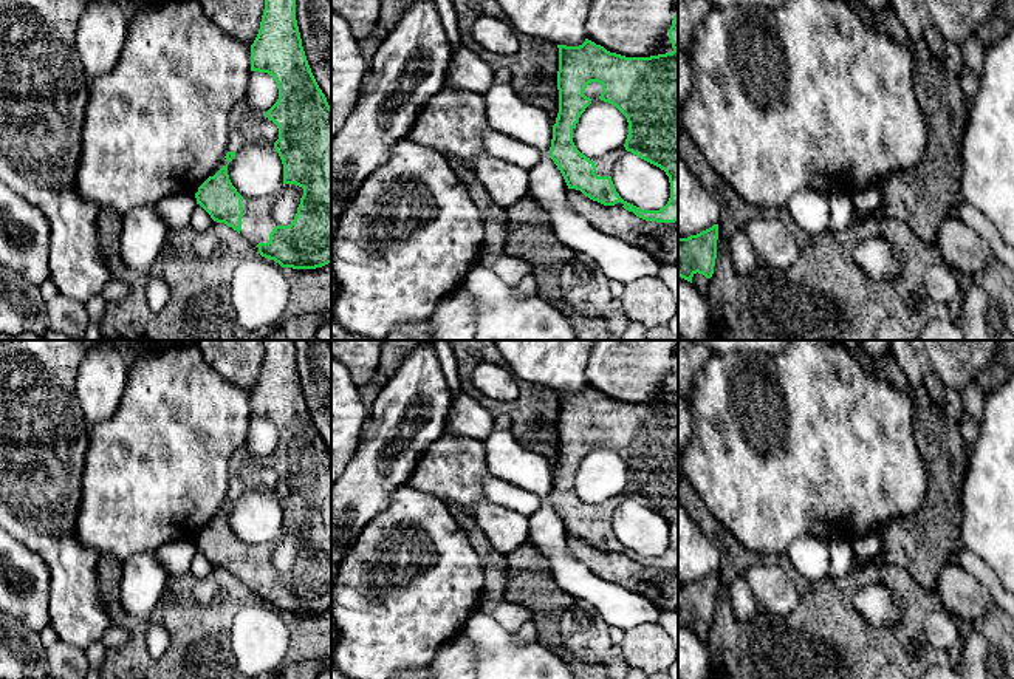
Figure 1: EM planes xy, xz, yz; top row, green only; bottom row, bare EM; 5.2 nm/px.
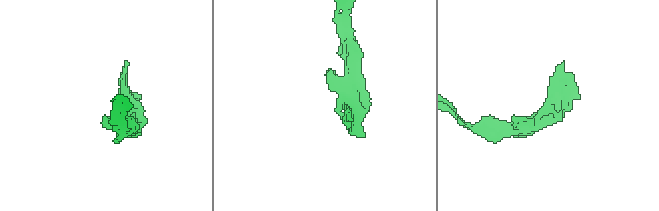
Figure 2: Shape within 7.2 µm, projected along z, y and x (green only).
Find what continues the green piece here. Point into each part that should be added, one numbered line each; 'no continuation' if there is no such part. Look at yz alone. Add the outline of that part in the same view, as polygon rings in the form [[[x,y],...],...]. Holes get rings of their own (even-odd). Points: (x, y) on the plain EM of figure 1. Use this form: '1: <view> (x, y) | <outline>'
no continuation

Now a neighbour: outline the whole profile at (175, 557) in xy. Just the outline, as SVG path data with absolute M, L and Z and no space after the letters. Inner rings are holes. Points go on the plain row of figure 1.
M169 541L153 551L169 578L176 578L190 572L190 561L197 552L195 541Z

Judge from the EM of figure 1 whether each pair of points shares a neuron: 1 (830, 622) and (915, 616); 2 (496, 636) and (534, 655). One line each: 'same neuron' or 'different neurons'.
1: same neuron
2: same neuron

